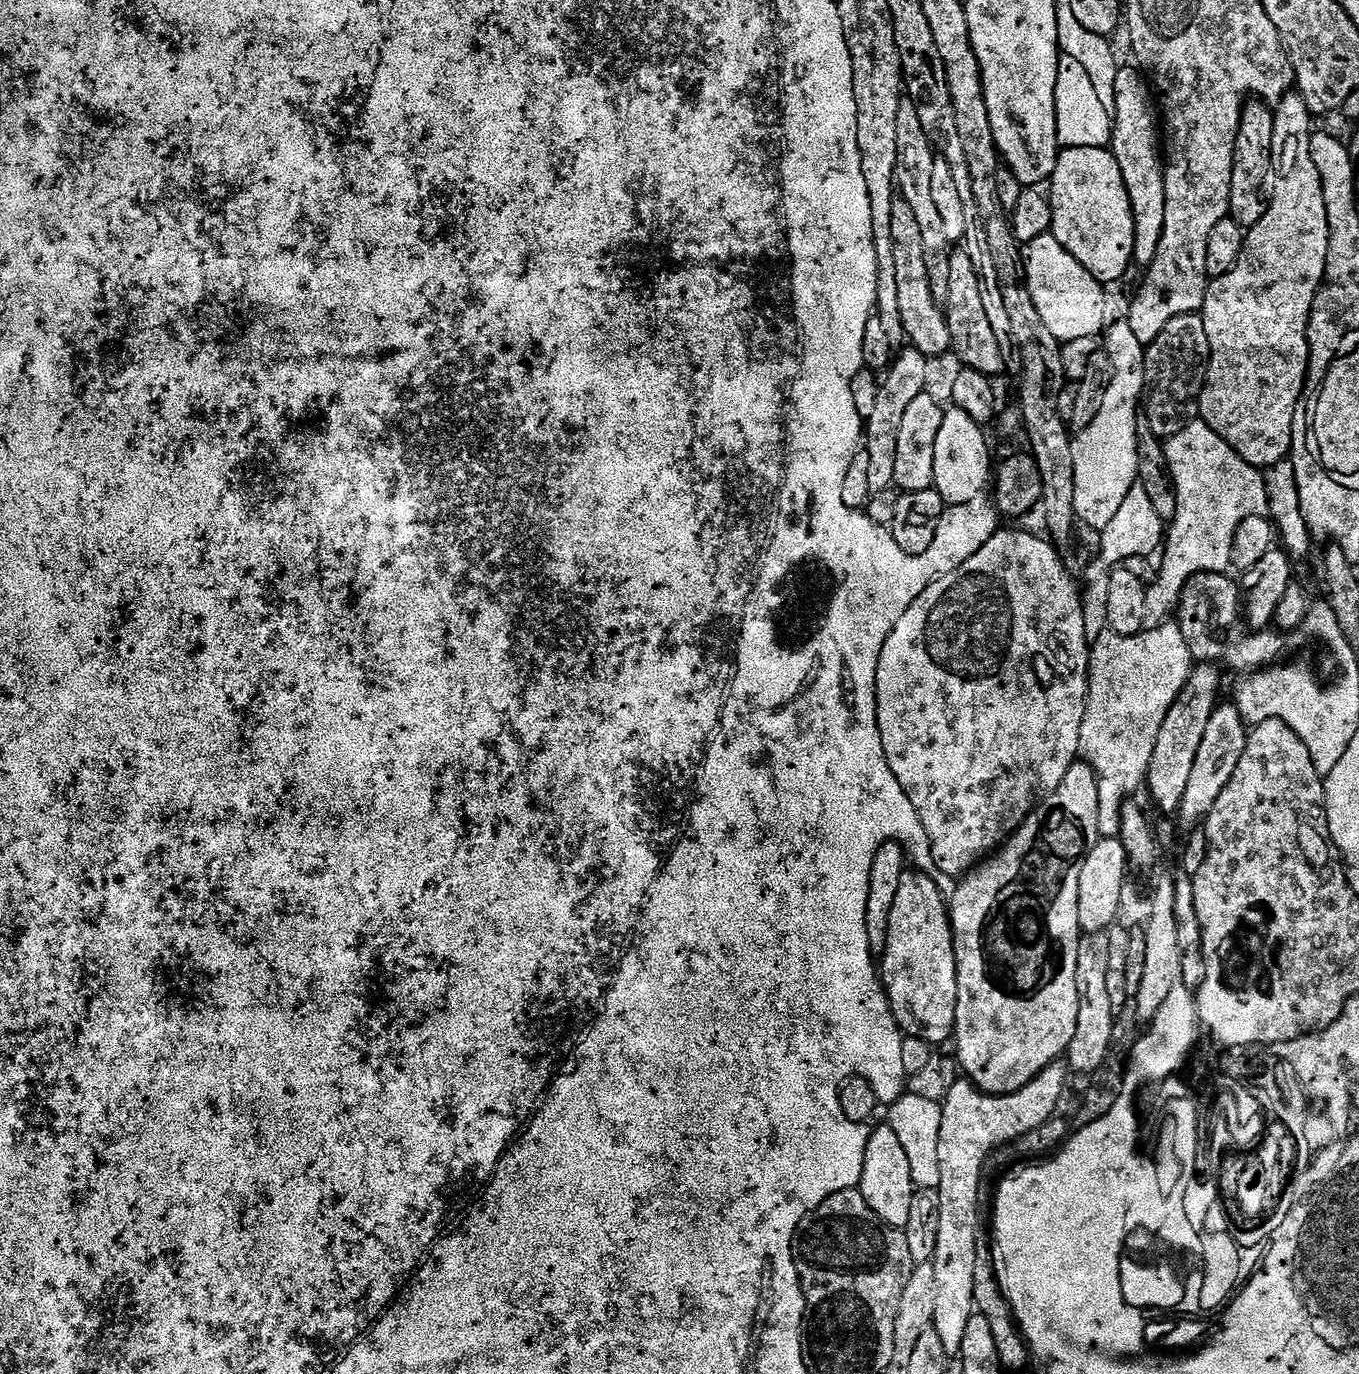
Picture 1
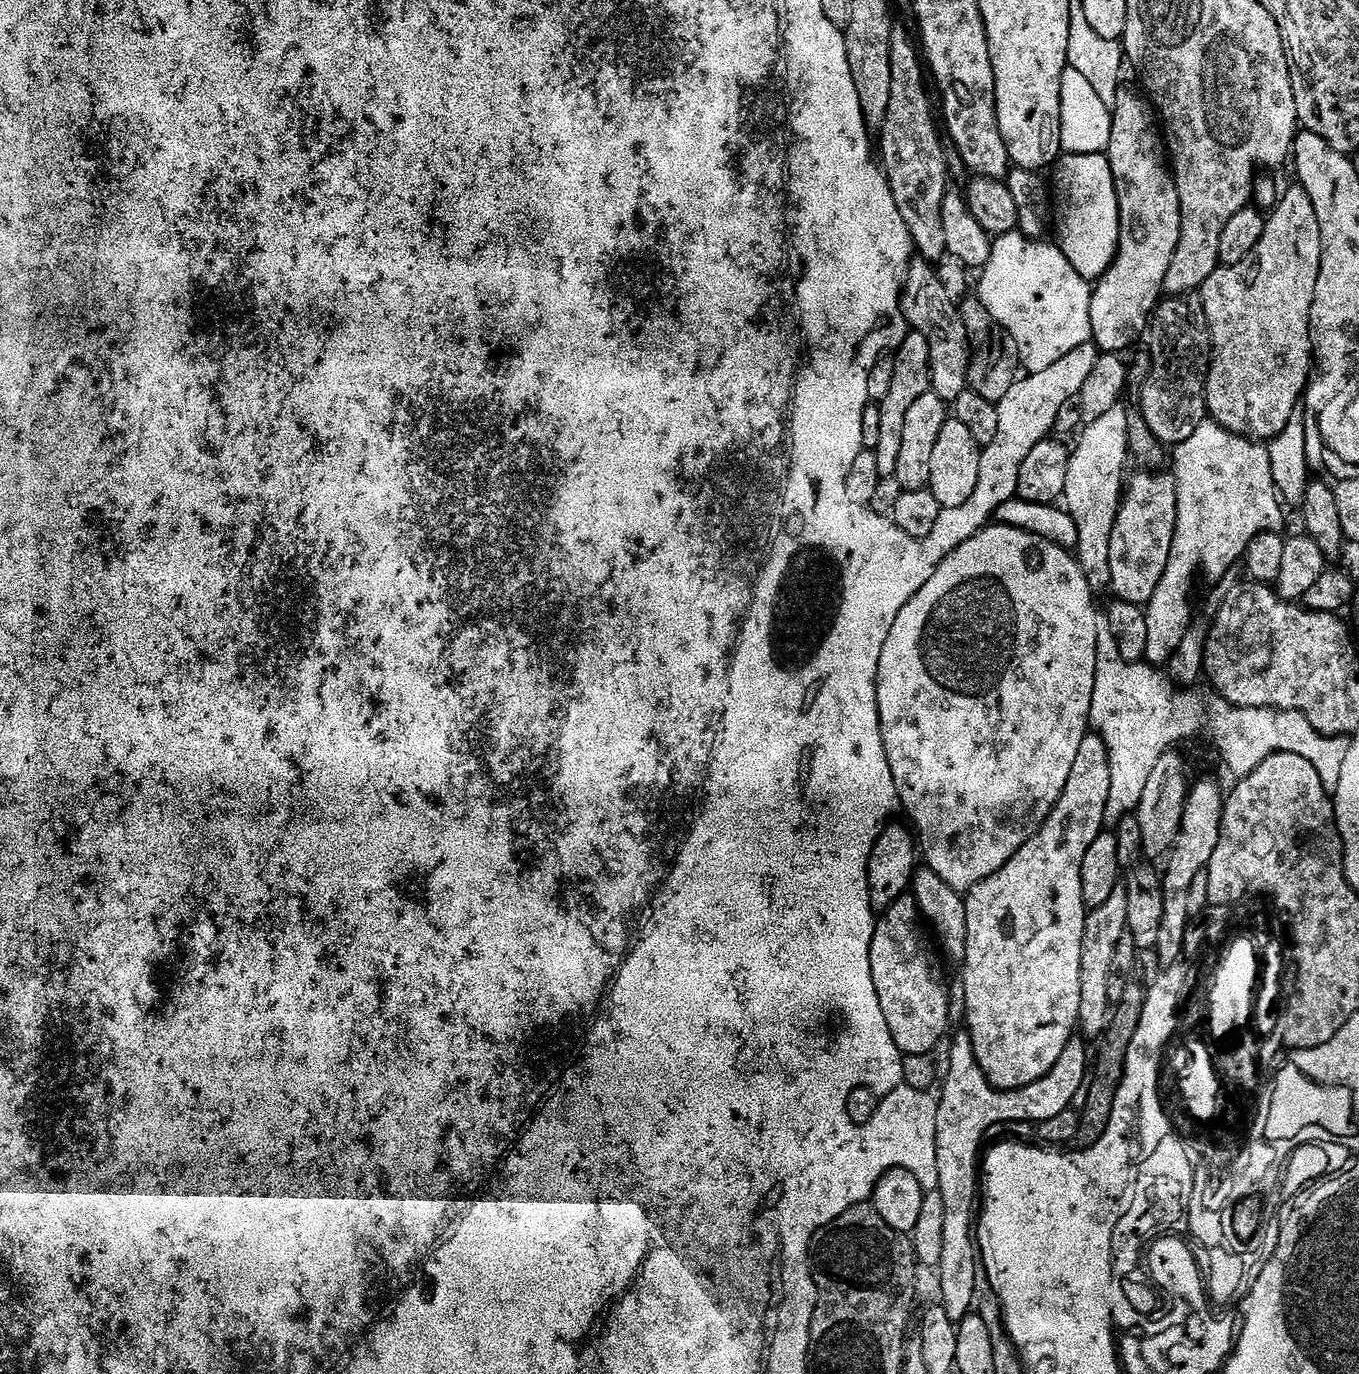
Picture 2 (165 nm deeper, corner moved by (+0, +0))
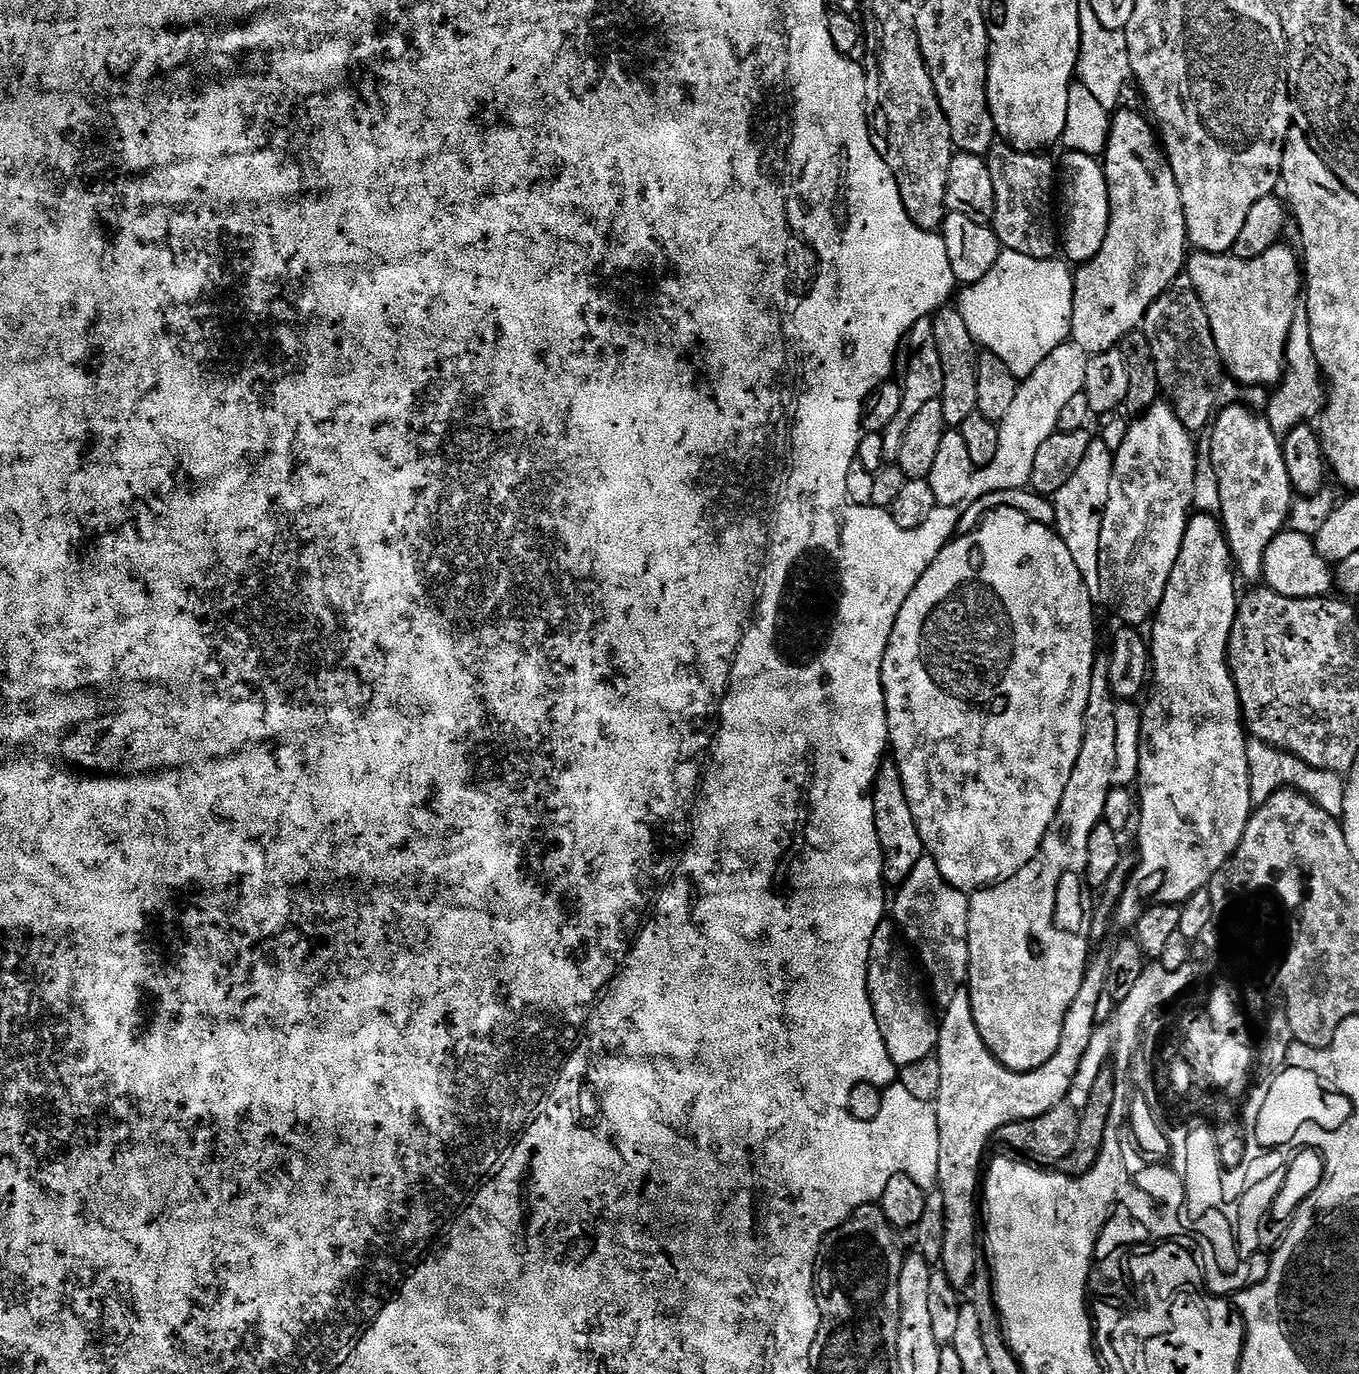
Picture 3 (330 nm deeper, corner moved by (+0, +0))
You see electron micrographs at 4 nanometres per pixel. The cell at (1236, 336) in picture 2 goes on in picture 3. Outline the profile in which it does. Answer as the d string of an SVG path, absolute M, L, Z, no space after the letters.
M1281 242L1273 246L1270 250L1266 250L1266 254L1262 254L1258 258L1250 258L1243 260L1231 254L1213 254L1211 252L1193 251L1186 260L1186 274L1194 282L1196 293L1200 296L1200 301L1204 303L1206 314L1210 318L1210 330L1214 334L1214 342L1218 346L1218 354L1220 361L1224 364L1224 371L1229 377L1232 376L1240 384L1269 384L1275 386L1284 379L1284 359L1286 358L1286 346L1288 345L1288 335L1290 334L1290 326L1294 322L1298 305L1302 300L1302 260L1299 255L1296 256L1286 246L1287 243Z

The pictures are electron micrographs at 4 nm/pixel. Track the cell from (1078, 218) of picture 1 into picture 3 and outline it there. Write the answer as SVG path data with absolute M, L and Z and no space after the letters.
M1065 151L1063 155L1064 157L1059 157L1058 160L1058 168L1062 173L1062 200L1064 196L1064 216L1062 212L1062 252L1065 252L1063 255L1067 257L1067 259L1071 261L1073 265L1079 266L1081 264L1087 264L1088 261L1095 258L1095 256L1098 254L1098 250L1102 250L1102 242L1106 242L1106 230L1108 229L1108 223L1110 222L1110 194L1108 193L1108 183L1106 182L1106 174L1104 173L1103 163L1101 163L1097 157L1087 156L1081 152L1070 151Z

